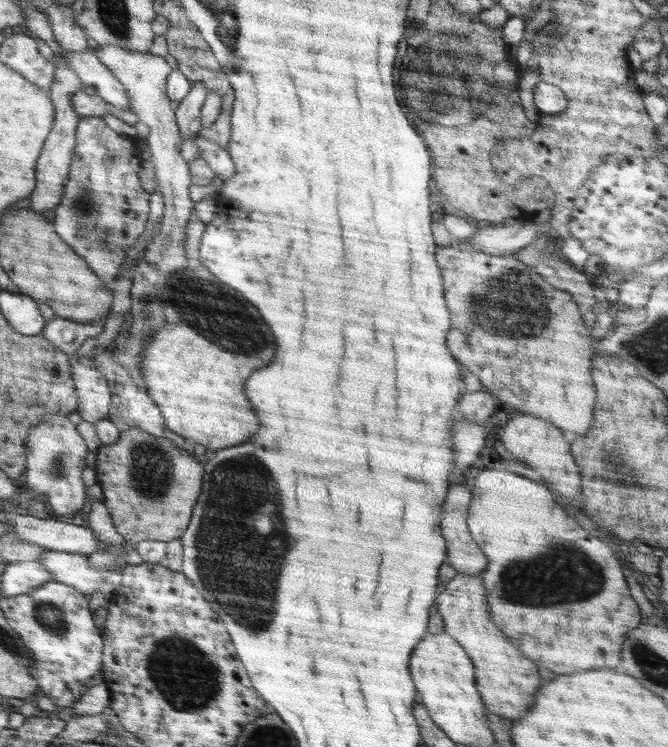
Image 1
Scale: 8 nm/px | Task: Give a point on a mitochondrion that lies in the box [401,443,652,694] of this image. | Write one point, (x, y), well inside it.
(563, 574)

